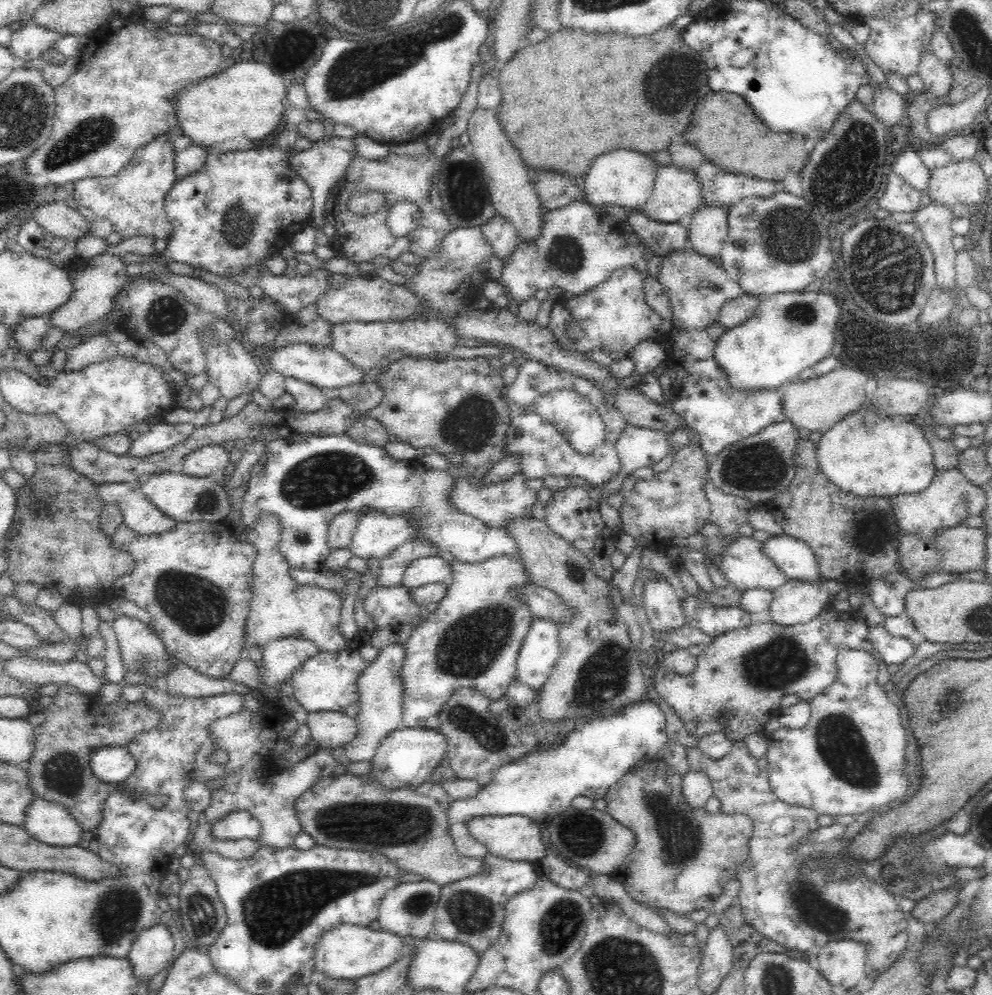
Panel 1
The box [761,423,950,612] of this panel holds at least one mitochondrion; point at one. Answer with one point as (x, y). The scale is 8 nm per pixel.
(870, 534)

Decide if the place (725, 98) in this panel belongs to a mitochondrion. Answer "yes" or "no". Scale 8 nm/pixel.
no

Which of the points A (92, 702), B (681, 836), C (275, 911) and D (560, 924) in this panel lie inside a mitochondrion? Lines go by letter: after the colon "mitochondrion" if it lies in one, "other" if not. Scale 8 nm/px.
A: other
B: mitochondrion
C: mitochondrion
D: mitochondrion

